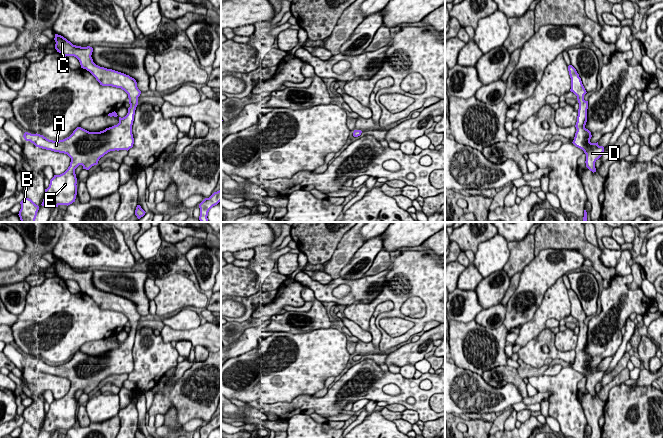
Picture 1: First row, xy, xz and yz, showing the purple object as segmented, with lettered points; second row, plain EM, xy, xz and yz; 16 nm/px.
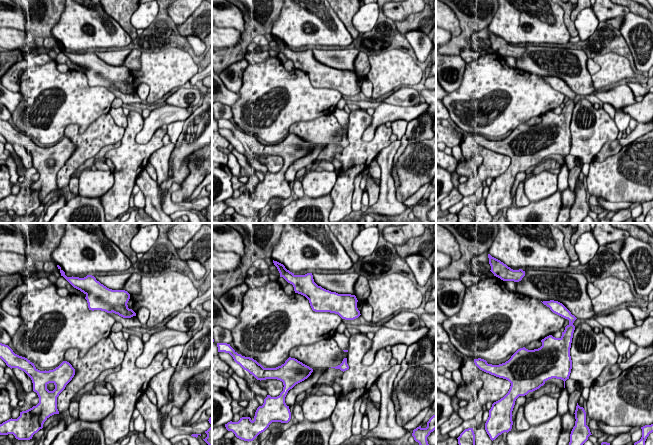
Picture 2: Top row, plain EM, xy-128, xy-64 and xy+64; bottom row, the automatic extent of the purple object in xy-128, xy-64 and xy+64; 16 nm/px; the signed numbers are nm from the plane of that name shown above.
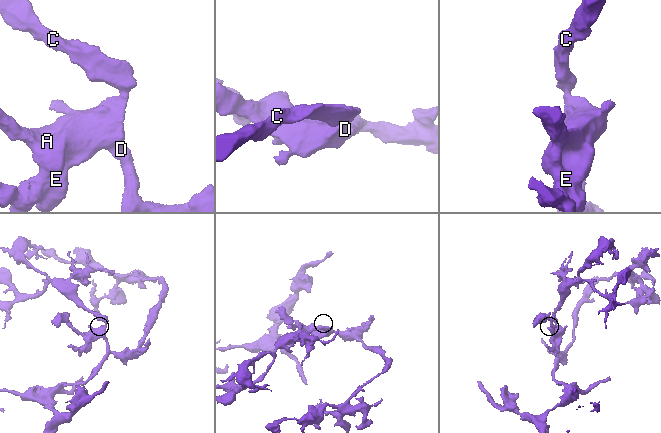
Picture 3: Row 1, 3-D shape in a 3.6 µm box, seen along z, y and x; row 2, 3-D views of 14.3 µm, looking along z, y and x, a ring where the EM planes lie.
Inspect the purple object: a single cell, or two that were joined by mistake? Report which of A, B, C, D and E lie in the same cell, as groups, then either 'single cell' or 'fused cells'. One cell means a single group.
groups A B C D E; single cell

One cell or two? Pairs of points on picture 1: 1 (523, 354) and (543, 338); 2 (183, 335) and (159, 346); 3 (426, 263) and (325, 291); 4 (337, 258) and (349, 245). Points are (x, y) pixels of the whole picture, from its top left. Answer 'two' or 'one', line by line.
1: one
2: two
3: two
4: one

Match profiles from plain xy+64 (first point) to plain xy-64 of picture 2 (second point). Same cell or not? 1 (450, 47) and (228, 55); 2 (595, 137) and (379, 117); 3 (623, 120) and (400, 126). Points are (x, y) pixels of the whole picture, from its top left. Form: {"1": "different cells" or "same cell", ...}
{"1": "same cell", "2": "different cells", "3": "same cell"}

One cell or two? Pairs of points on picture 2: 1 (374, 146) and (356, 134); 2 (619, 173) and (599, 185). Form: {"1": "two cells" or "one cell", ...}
{"1": "one cell", "2": "one cell"}

